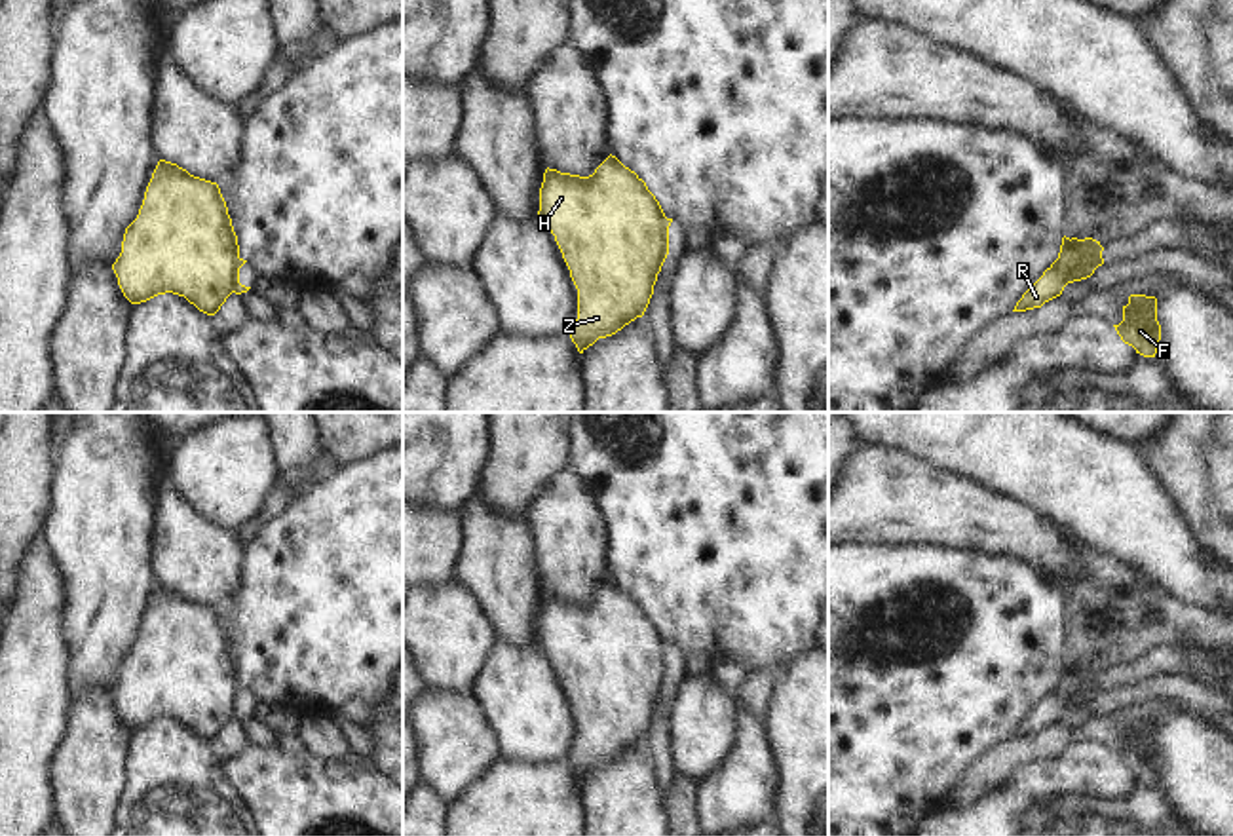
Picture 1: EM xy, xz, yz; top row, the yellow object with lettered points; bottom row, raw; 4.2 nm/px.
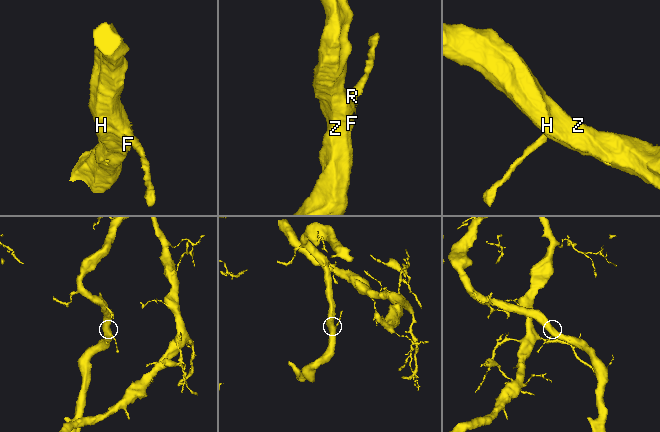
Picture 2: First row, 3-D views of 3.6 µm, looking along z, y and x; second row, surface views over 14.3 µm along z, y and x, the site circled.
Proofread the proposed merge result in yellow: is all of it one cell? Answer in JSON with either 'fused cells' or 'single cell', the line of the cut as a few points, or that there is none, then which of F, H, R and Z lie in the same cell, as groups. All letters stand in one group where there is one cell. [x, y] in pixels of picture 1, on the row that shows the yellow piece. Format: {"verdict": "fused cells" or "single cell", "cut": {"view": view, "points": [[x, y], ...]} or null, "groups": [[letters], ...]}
{"verdict": "fused cells", "cut": {"view": "yz", "points": [[1061, 257], [1068, 266], [1066, 284]]}, "groups": [["F", "H", "Z"], ["R"]]}

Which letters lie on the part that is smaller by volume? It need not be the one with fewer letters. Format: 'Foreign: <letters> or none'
Foreign: R

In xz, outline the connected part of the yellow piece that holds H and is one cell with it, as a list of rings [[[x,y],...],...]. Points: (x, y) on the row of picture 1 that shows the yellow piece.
[[[612,154],[589,177],[547,167],[538,218],[555,236],[578,289],[578,319],[568,334],[579,353],[644,315],[663,266],[665,213],[635,171]]]

